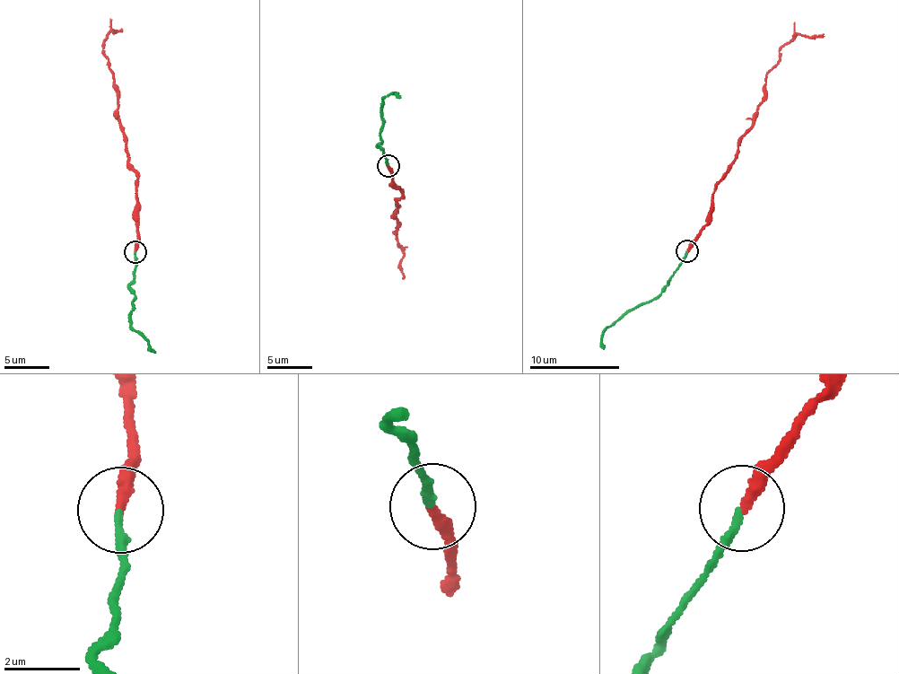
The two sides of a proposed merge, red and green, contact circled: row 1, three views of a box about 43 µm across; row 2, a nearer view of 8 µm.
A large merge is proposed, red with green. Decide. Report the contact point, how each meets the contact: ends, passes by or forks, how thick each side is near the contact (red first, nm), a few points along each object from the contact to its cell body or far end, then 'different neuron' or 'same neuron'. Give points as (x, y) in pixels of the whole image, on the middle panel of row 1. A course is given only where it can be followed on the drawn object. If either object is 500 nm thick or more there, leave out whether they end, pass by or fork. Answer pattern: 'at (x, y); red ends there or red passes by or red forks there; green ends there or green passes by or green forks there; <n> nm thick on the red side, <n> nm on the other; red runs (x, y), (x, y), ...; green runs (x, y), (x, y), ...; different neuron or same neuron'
at (388, 165); red ends there; green ends there; 300 nm thick on the red side, 200 nm on the other; red runs (387, 166), (392, 182), (403, 189), (397, 204), (401, 205), (394, 215), (401, 224), (395, 232), (405, 278); green runs (387, 166), (379, 145), (383, 126), (379, 106), (390, 93), (400, 97); same neuron

